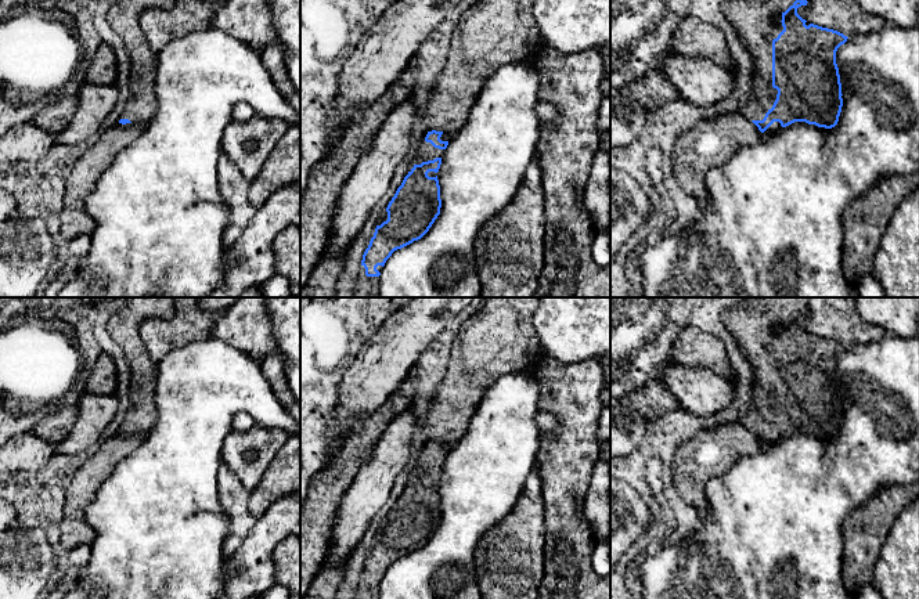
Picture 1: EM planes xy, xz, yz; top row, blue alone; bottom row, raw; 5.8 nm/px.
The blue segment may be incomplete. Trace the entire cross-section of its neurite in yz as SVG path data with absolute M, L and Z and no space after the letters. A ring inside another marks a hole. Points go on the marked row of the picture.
M725 0L724 17L736 29L756 62L754 98L742 108L761 133L772 134L794 122L832 129L843 107L841 83L836 64L837 48L847 42L843 33L814 24L806 25L797 8L807 0Z

